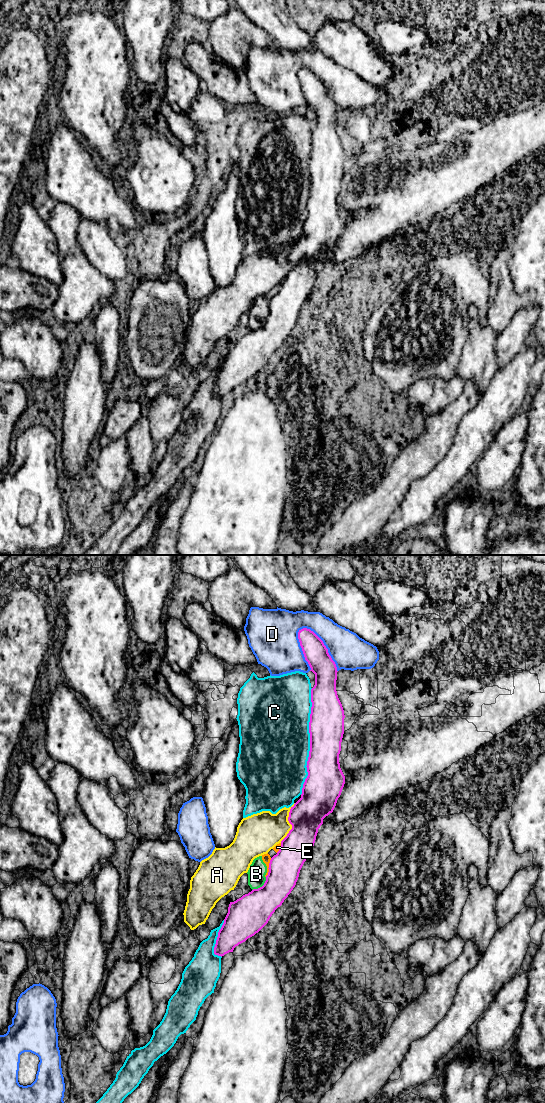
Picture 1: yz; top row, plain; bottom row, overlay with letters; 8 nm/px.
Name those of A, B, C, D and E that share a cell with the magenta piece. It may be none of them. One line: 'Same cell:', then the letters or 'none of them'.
Same cell: none of them

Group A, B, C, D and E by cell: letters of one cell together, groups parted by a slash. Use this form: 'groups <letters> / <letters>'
groups A / B E / C / D

